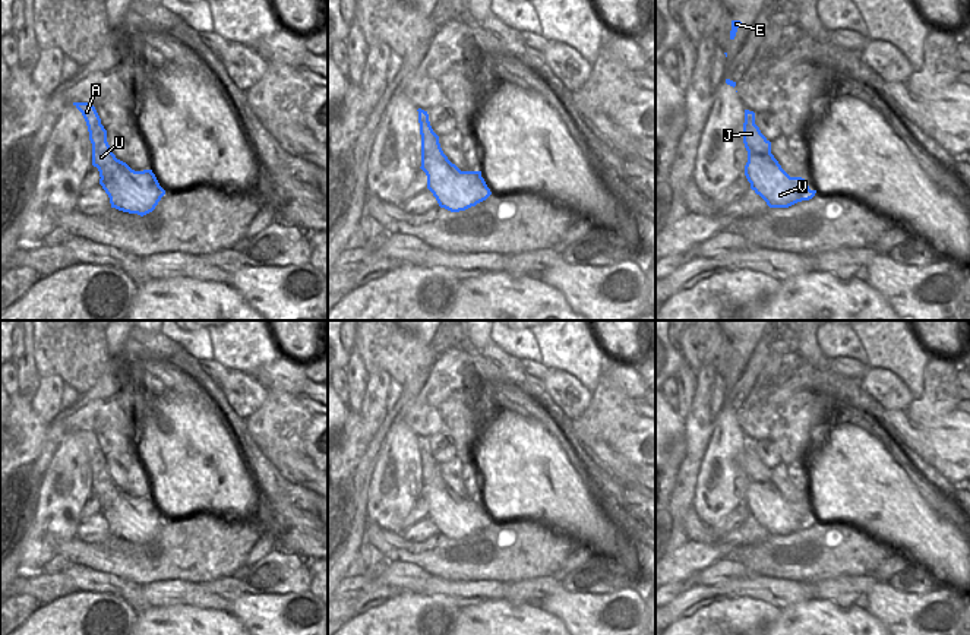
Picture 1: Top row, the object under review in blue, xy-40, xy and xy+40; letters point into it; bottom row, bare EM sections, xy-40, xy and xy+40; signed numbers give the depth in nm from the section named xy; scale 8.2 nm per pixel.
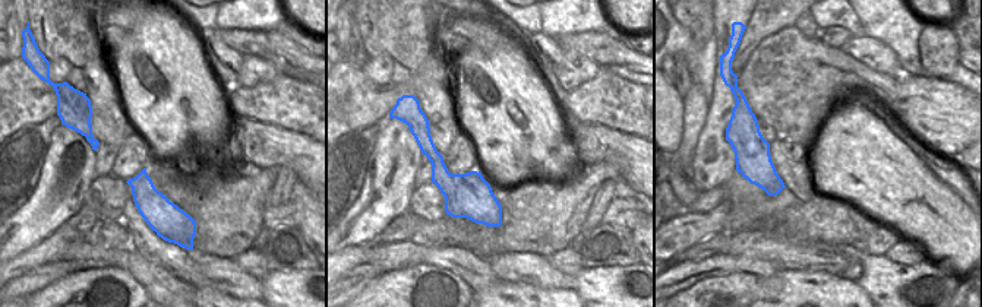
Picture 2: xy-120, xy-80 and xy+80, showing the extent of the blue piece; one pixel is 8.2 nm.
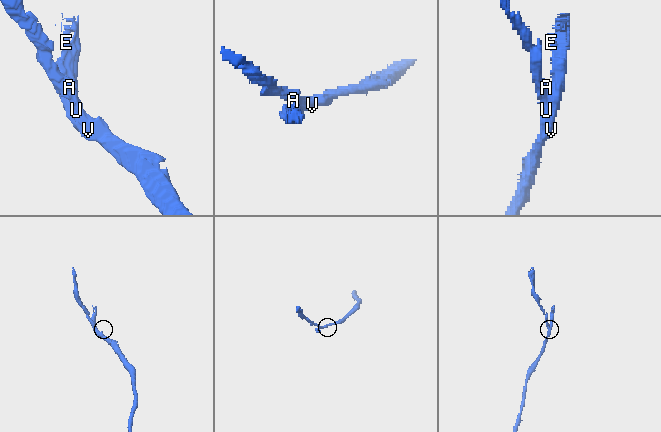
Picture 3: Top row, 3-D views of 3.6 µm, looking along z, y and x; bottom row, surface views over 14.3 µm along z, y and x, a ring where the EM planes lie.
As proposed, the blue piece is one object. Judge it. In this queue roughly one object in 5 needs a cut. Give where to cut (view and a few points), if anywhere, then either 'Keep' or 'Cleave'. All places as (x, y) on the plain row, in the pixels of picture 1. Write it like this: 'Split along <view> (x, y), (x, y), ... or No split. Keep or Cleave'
Split along xy-40 (100, 451), (88, 455). Cleave

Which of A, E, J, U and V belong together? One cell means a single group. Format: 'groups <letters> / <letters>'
groups A / E J U V

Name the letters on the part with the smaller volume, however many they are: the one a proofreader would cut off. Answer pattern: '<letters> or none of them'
A

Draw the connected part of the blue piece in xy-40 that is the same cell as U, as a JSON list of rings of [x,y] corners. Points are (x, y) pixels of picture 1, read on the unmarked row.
[[[95,451],[88,459],[92,471],[92,493],[99,499],[99,512],[108,522],[111,536],[140,544],[152,540],[165,522],[152,497],[135,499],[117,487],[102,452]]]

